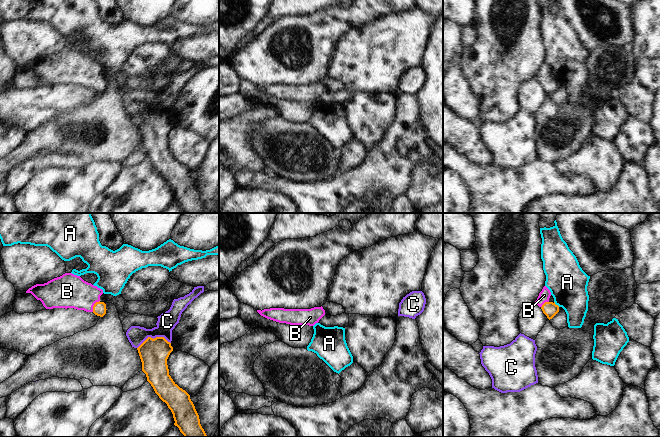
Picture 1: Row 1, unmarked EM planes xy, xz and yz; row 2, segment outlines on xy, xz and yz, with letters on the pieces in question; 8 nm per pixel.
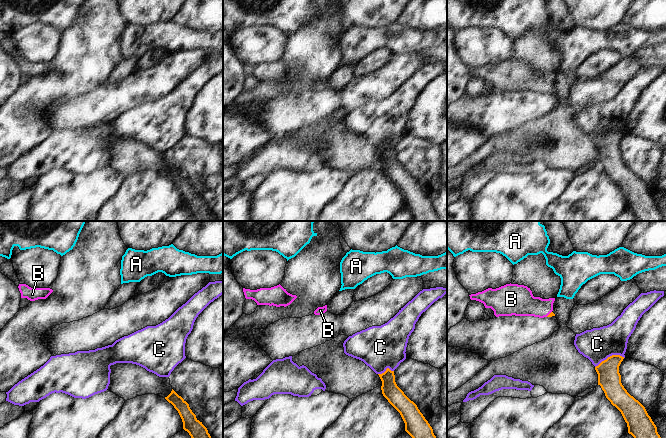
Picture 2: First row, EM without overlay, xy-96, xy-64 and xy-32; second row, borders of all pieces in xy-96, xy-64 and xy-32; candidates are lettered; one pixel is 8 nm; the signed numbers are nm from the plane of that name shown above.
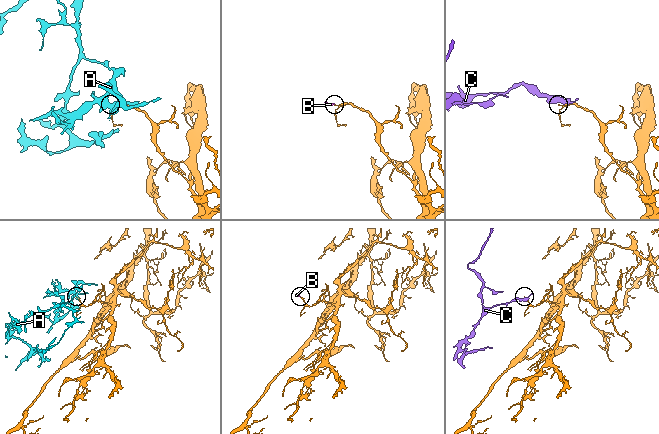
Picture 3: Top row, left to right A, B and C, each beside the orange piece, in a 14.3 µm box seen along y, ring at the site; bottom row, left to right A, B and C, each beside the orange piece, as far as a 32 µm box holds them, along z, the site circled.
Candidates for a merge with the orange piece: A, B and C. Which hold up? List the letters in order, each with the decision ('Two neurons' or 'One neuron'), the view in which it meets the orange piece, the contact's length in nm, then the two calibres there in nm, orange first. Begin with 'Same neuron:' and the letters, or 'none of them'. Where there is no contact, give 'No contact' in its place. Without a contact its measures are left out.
Same neuron: B
A: Two neurons. Touches orange in yz. Shared border 60 nm. Thickness 120 nm (orange) against 320 nm
B: One neuron. Touches orange in xy. Shared border 110 nm. Thickness 110 nm (orange) against 280 nm
C: Two neurons. Touches orange in xy. Shared border 280 nm. Thickness 220 nm (orange) against 150 nm.

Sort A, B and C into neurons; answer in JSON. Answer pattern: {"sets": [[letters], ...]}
{"sets": [["A"], ["B"], ["C"]]}

